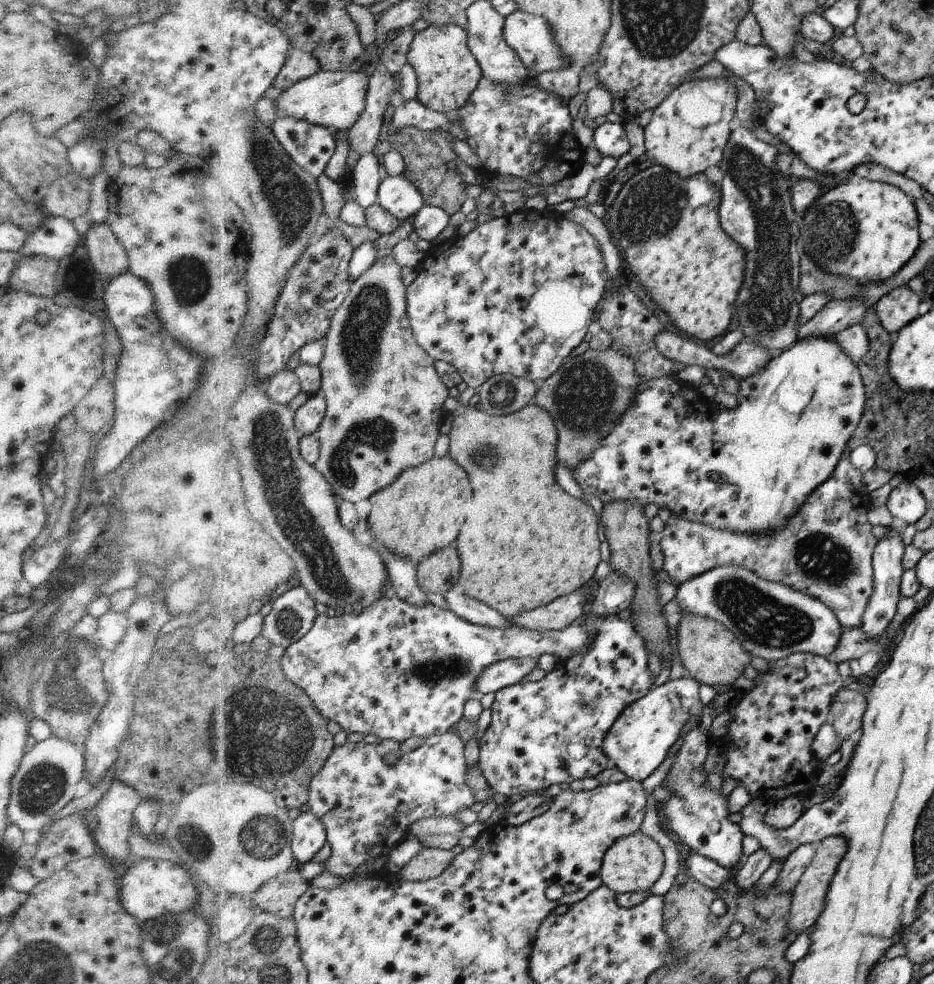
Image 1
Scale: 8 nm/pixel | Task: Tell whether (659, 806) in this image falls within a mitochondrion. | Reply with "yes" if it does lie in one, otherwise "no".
no

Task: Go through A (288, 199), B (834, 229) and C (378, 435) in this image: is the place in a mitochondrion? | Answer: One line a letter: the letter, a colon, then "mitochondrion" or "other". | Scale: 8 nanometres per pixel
A: mitochondrion
B: mitochondrion
C: mitochondrion

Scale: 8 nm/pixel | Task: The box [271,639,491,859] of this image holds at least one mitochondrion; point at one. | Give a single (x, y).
(437, 672)

